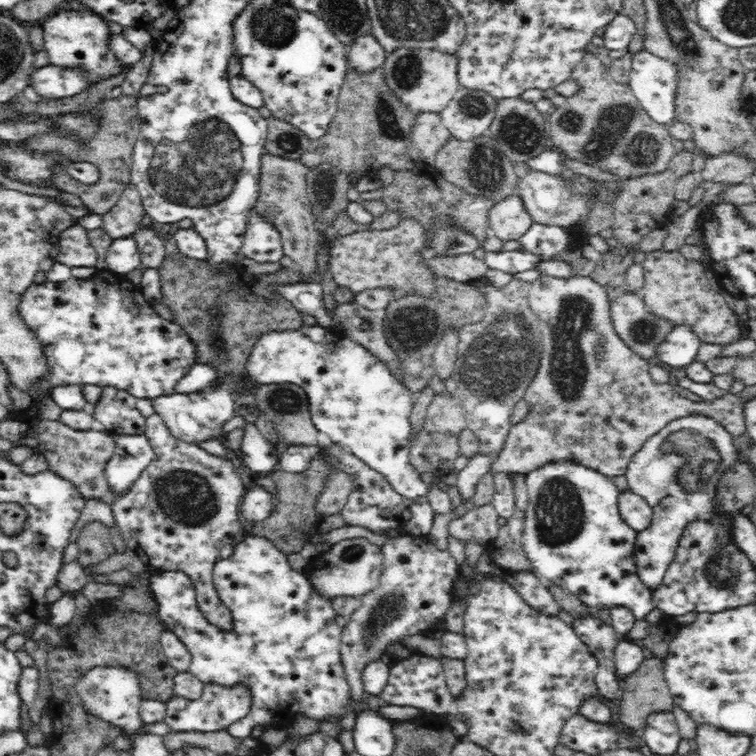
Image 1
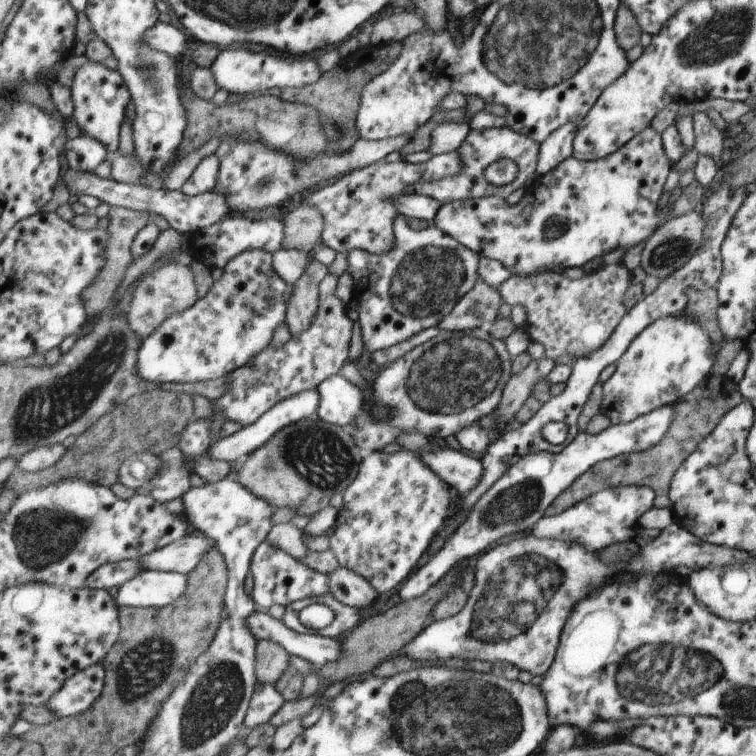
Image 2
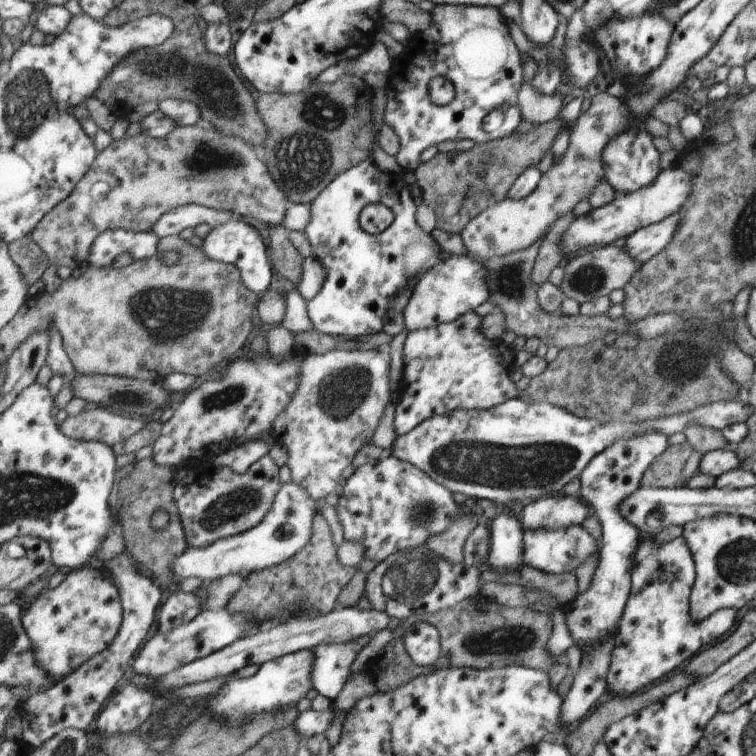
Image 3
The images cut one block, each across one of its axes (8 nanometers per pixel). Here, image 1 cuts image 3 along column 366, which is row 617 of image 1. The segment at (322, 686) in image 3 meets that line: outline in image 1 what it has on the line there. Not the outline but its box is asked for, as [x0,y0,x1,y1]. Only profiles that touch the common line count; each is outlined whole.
[523,460,657,623]

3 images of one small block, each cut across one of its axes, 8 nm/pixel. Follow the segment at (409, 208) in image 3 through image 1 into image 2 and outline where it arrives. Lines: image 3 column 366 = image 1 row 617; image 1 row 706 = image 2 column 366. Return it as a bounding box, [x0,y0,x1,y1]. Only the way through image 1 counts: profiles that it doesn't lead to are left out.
[347,214,479,353]

